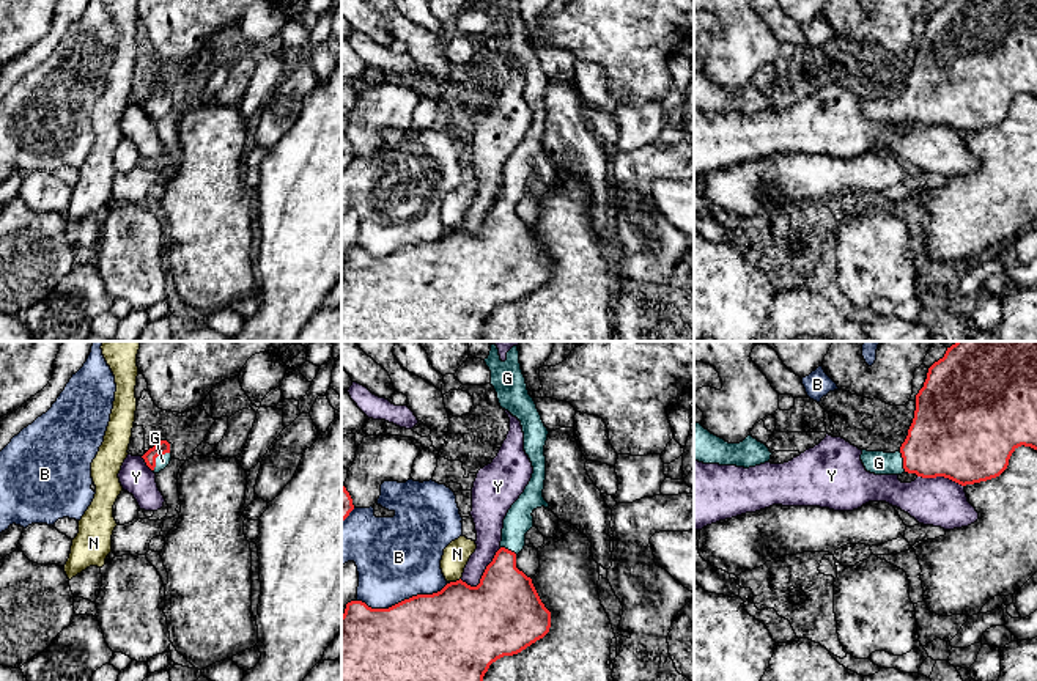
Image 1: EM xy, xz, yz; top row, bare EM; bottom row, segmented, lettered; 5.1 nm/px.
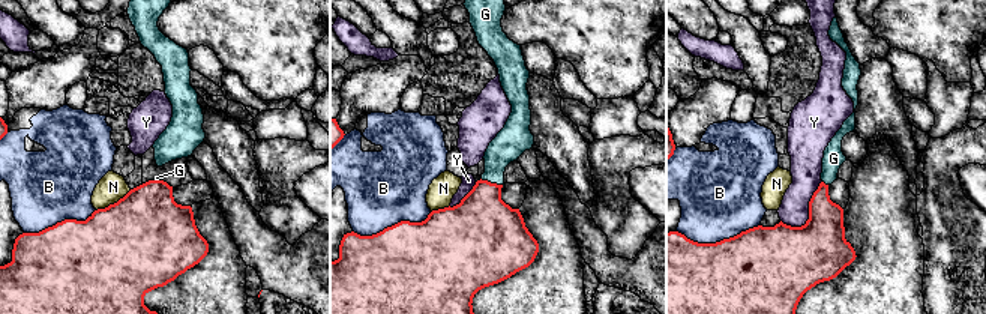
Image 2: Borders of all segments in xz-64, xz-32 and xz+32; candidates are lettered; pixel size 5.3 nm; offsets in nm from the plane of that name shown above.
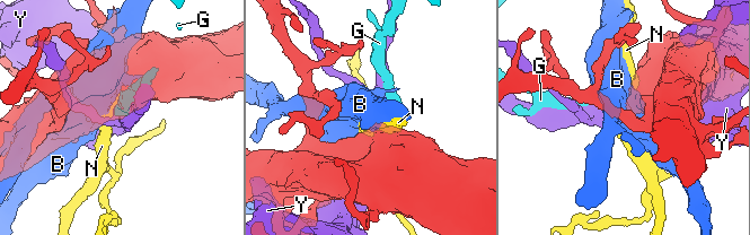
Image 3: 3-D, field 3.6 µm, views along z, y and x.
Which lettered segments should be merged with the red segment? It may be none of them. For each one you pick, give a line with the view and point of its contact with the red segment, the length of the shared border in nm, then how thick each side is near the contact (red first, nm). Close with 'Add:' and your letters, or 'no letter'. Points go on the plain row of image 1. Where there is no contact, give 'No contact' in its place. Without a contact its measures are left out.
G: Touches red at xy (156, 104). Shared border 130 nm. Thickness 70 nm (red) against 70 nm
Add: G

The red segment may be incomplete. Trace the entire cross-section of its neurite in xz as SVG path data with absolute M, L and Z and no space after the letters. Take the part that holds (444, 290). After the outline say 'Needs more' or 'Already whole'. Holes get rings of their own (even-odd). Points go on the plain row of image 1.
M489 0L485 11L500 55L521 69L524 99L533 115L532 126L508 157L500 197L477 234L459 226L437 241L417 242L389 256L371 256L362 248L346 252L341 263L341 341L483 341L483 324L493 310L521 300L549 280L551 260L532 226L516 215L516 203L533 175L532 160L549 156L543 145L549 79L529 42L519 0L507 0L505 9L499 0Z. Needs more

